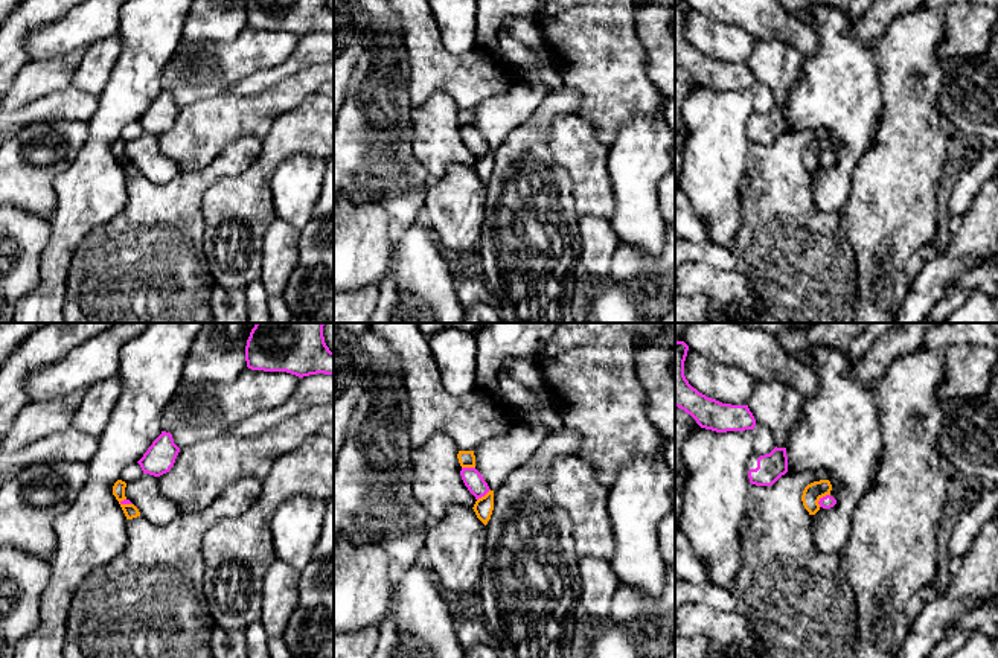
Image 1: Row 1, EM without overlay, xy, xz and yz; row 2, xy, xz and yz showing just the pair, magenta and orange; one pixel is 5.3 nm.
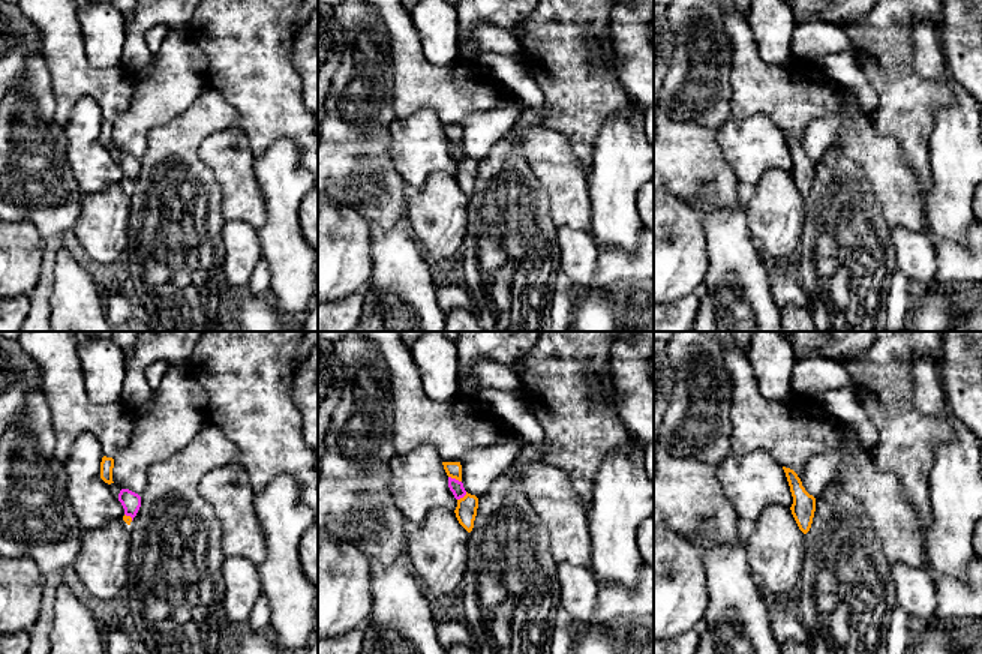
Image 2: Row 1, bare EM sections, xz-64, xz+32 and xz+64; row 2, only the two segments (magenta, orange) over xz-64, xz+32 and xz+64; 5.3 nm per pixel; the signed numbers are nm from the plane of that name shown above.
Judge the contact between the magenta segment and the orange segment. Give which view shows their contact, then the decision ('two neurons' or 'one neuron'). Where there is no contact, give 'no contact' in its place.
contact in yz; two neurons

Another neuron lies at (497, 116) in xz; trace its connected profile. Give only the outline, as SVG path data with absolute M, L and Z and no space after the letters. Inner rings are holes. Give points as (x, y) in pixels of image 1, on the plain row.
M513 67L509 88L474 108L475 128L489 148L495 151L501 146L507 134L533 114L547 93L535 72Z

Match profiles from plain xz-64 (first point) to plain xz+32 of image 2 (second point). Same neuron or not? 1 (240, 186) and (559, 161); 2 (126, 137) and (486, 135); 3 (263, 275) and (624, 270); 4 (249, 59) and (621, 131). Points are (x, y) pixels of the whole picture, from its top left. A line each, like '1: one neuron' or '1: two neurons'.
1: one neuron
2: one neuron
3: one neuron
4: two neurons

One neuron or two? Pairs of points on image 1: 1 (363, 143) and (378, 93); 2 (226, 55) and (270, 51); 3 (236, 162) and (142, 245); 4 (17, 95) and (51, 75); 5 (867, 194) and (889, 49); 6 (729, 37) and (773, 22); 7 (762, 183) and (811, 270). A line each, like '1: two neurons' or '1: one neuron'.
1: one neuron
2: one neuron
3: one neuron
4: one neuron
5: one neuron
6: two neurons
7: one neuron

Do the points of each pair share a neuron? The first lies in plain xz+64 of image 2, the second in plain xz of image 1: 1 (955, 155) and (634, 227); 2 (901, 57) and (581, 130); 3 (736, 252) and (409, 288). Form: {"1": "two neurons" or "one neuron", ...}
{"1": "one neuron", "2": "two neurons", "3": "one neuron"}

